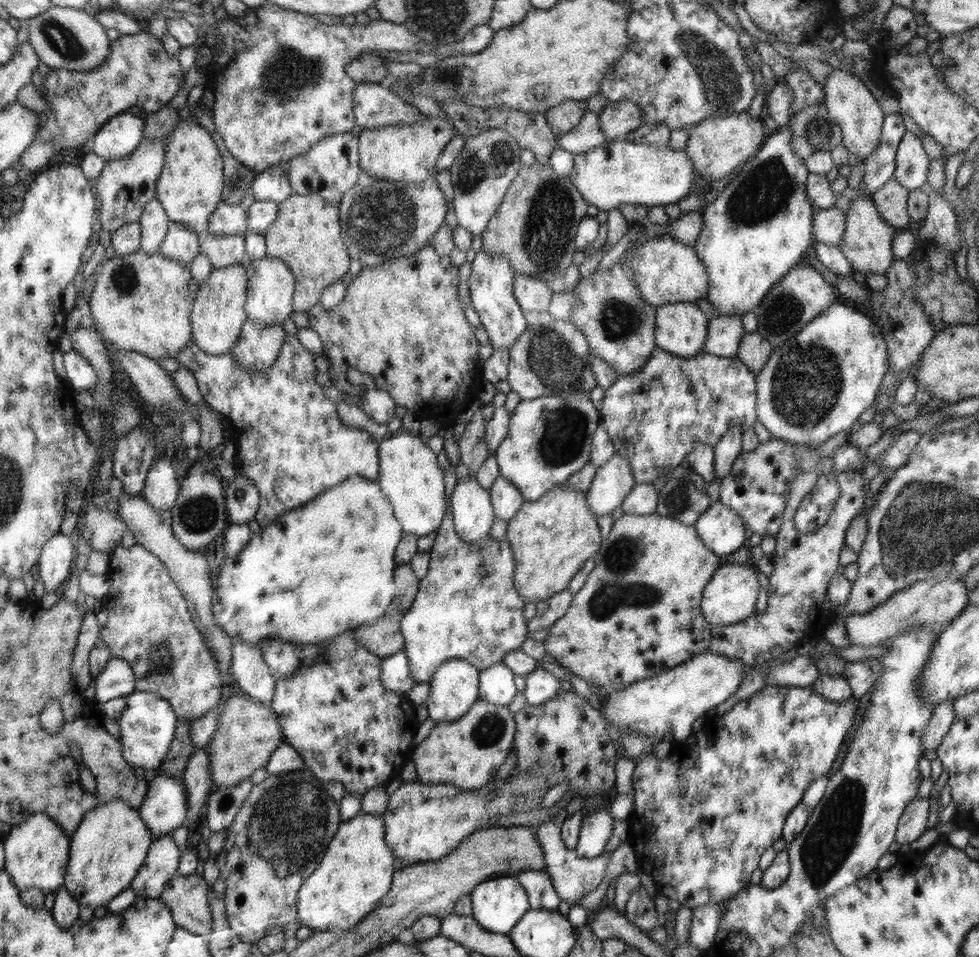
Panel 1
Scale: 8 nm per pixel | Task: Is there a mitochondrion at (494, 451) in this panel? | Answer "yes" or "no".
no

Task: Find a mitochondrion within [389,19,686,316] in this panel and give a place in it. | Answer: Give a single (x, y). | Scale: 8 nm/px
(547, 232)

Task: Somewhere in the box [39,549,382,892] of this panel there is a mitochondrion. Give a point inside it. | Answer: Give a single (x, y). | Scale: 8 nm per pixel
(262, 830)

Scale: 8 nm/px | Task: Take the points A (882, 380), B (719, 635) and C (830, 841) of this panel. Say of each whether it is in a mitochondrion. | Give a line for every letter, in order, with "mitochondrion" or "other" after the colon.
A: other
B: other
C: mitochondrion

